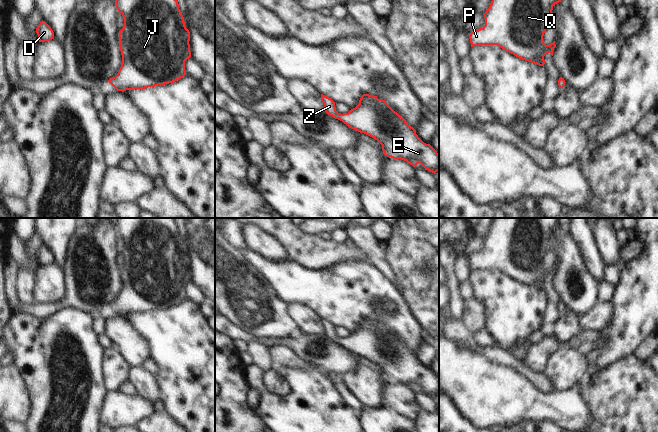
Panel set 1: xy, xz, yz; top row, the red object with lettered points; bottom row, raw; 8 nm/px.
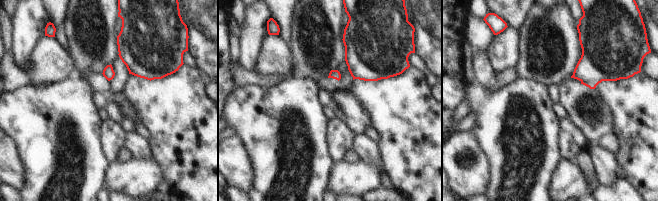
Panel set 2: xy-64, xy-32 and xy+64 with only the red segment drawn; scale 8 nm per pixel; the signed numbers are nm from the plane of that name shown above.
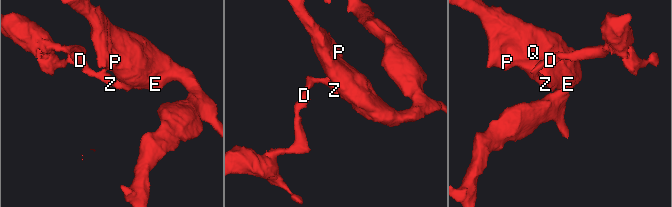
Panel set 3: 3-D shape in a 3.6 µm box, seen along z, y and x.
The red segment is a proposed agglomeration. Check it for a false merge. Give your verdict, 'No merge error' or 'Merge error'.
No merge error

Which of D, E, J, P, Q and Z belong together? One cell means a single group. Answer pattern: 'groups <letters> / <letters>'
groups D E J P Q Z

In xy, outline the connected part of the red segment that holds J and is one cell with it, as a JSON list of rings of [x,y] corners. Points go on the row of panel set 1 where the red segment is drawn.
[[[115,0],[116,8],[122,14],[124,27],[119,31],[119,47],[122,55],[121,67],[115,77],[108,82],[117,91],[145,89],[173,83],[183,78],[185,61],[191,57],[190,32],[185,26],[184,17],[177,0]]]

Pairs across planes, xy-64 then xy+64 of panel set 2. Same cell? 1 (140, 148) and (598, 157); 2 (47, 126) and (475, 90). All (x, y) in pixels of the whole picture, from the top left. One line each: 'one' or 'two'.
1: one
2: one

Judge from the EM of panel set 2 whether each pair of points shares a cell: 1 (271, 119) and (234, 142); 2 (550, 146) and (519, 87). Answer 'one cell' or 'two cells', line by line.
1: two cells
2: one cell

